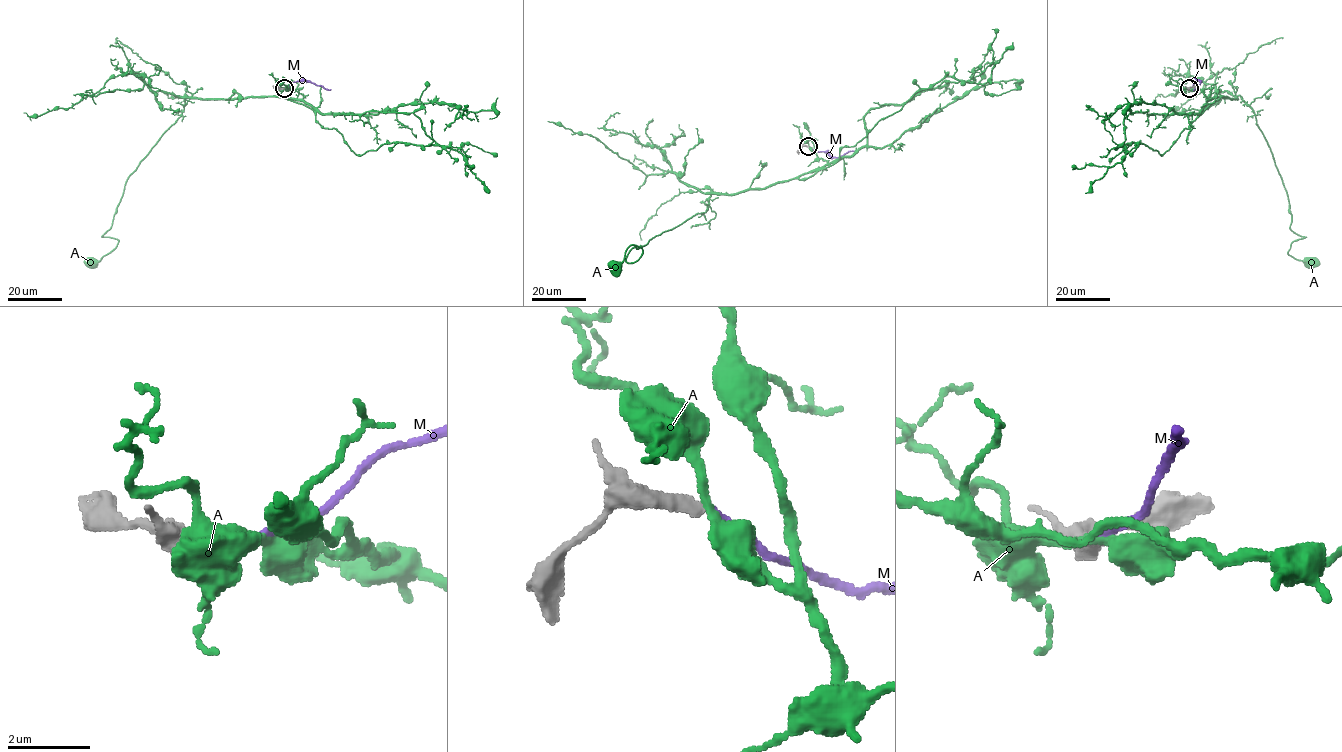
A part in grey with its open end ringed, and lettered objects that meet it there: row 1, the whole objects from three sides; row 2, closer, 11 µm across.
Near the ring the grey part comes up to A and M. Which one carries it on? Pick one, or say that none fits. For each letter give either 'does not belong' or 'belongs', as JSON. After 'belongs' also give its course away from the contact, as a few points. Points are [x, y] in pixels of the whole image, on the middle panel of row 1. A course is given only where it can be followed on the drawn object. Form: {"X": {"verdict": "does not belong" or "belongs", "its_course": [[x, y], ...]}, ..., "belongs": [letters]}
{"A": {"verdict": "does not belong"}, "M": {"verdict": "belongs", "its_course": [[809, 146], [827, 152], [832, 157], [855, 150]]}, "belongs": ["M"]}

